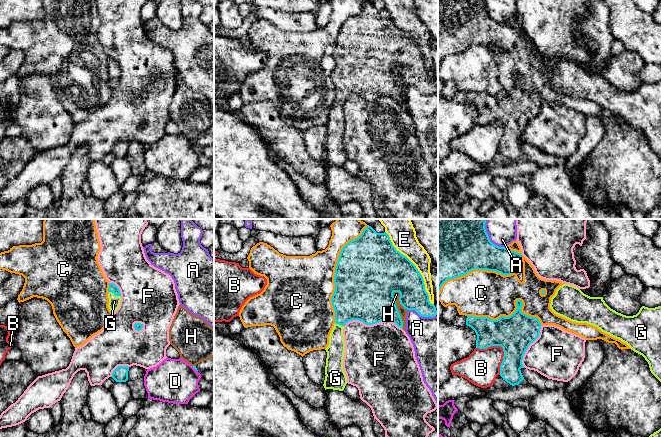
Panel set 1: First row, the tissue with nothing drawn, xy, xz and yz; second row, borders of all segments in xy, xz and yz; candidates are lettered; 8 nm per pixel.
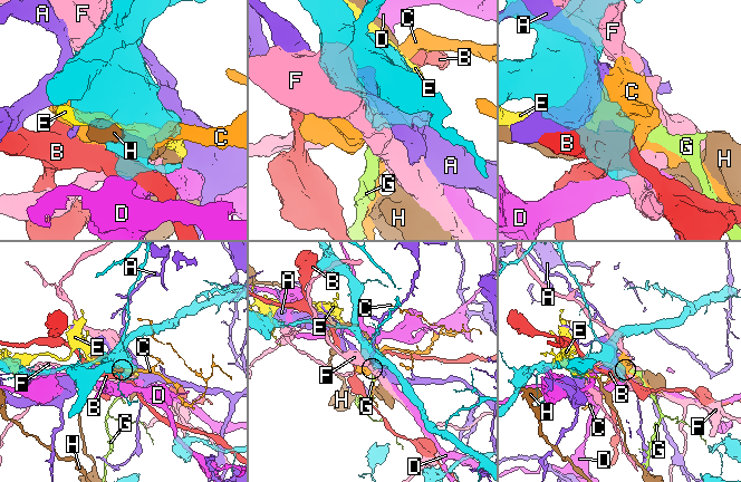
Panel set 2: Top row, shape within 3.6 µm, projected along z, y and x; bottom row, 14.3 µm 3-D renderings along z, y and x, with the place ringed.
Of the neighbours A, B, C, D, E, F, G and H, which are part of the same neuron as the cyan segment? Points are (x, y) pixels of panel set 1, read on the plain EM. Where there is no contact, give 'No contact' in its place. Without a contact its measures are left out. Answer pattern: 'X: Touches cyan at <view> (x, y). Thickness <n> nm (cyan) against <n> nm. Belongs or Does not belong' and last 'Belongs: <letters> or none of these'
A: Touches cyan at yz (489, 15). Thickness 400 nm (cyan) against 180 nm. Does not belong
B: Touches cyan at yz (502, 123). Thickness 300 nm (cyan) against 280 nm. Does not belong
C: Touches cyan at xz (335, 48). Thickness 500 nm (cyan) against 440 nm. Does not belong
D: Touches cyan at xy (194, 144). Thickness 20 nm (cyan) against 360 nm. Does not belong
E: Touches cyan at xz (415, 43). Thickness 380 nm (cyan) against 200 nm. Does not belong
F: Touches cyan at xz (373, 99). Thickness 440 nm (cyan) against 480 nm. Does not belong
G: Touches cyan at xy (115, 71). Thickness 70 nm (cyan) against 100 nm. Belongs
H: Touches cyan at xz (397, 86). Thickness 380 nm (cyan) against 60 nm. Does not belong
Belongs: G

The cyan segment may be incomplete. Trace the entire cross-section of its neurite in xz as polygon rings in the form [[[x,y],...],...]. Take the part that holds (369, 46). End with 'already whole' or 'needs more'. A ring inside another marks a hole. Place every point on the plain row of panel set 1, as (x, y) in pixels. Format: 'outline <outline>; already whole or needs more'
outline [[[367,2],[362,10],[348,18],[340,28],[335,44],[335,67],[331,74],[335,86],[335,100],[329,112],[325,142],[324,164],[343,167],[347,153],[343,145],[345,117],[344,102],[352,96],[373,101],[389,96],[403,104],[403,97],[396,82],[394,68],[399,68],[400,80],[407,86],[415,86],[422,93],[434,93],[437,86],[429,77],[422,51],[416,42],[393,22],[389,11],[377,9]]]; needs more

